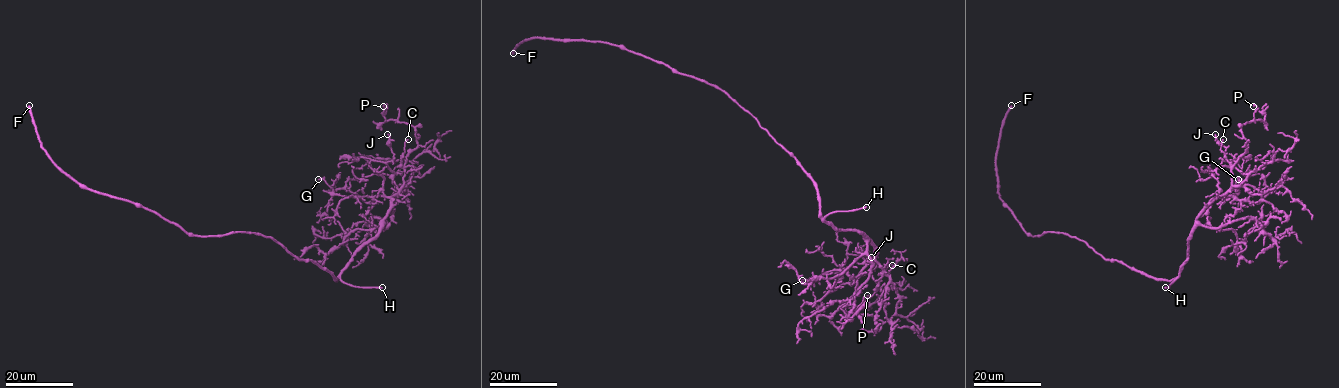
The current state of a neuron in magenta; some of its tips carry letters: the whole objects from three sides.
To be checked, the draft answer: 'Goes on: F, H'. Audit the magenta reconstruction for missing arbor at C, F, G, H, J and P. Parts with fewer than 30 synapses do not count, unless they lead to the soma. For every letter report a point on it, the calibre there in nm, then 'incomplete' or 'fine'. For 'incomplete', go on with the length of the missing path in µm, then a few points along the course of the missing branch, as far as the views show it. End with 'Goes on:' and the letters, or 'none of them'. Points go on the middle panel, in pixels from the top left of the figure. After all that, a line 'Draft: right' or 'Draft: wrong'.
C: (892, 265) | 140 nm | fine
F: (513, 53) | 360 nm | incomplete | 250 µm
G: (802, 280) | 110 nm | fine
H: (866, 207) | 170 nm | incomplete | 9 µm | (866, 207), (892, 208), (892, 210)
J: (871, 257) | 120 nm | fine
P: (867, 295) | 140 nm | fine
Goes on: F, H
Draft: right

